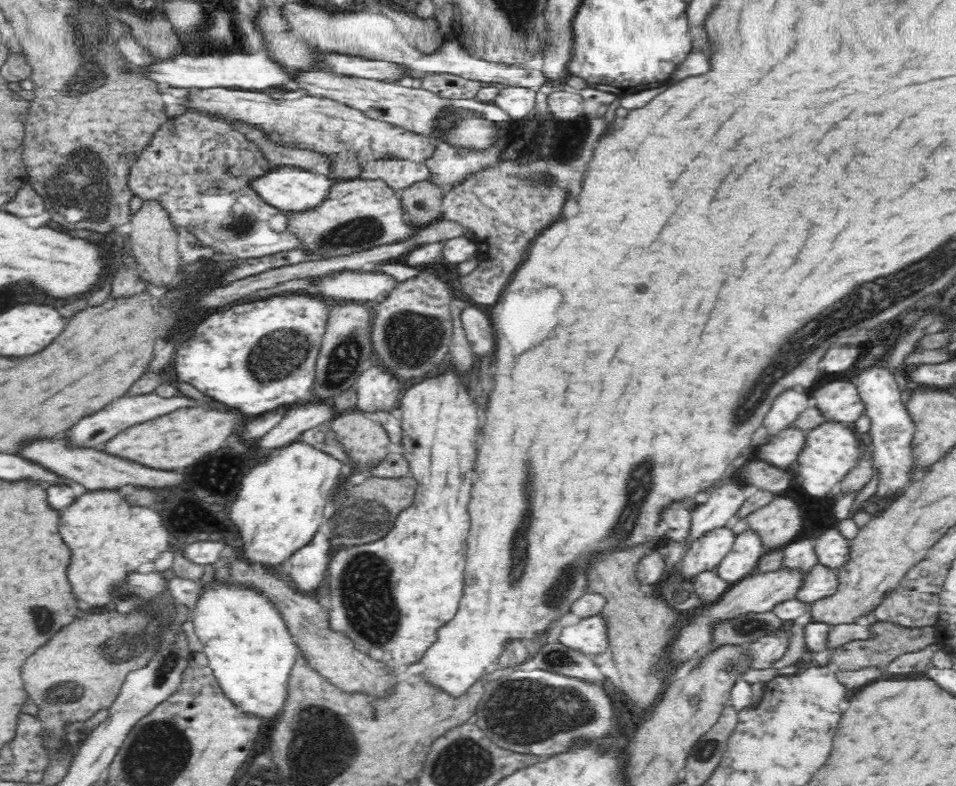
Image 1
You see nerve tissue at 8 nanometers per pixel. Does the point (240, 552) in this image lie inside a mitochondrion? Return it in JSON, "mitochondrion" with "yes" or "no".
{"mitochondrion":"no"}

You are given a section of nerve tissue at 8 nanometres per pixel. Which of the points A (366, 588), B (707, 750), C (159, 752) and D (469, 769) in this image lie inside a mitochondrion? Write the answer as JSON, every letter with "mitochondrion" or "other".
{"A":"mitochondrion","B":"mitochondrion","C":"mitochondrion","D":"mitochondrion"}

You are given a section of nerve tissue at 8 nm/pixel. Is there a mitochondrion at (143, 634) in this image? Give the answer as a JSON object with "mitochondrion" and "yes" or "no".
{"mitochondrion":"yes"}

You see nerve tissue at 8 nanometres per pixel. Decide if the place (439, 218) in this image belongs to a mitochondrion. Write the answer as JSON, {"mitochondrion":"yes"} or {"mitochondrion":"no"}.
{"mitochondrion":"no"}

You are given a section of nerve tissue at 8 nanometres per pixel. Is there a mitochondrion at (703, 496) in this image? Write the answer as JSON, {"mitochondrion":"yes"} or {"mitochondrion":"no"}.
{"mitochondrion":"no"}

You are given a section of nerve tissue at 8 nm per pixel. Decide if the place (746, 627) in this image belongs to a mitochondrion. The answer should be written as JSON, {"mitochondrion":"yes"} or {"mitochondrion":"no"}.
{"mitochondrion":"yes"}

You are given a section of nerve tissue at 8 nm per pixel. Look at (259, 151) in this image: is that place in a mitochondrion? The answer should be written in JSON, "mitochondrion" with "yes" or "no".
{"mitochondrion":"no"}

